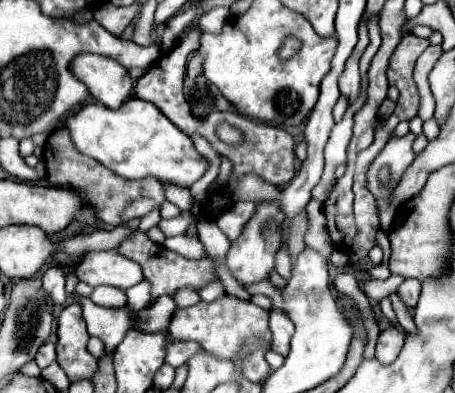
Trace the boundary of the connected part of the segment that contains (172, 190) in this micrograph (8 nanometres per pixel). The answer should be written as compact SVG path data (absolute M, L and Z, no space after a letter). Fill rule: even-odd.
M165 183L165 193L167 193L167 199L171 203L175 203L181 211L189 211L193 207L193 197L191 197L189 189L183 189L183 187Z

